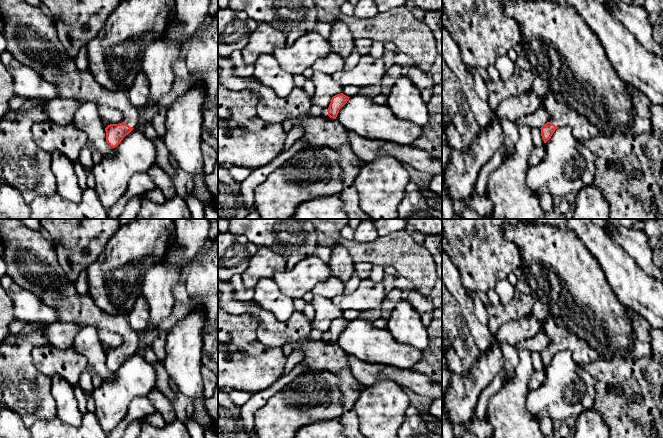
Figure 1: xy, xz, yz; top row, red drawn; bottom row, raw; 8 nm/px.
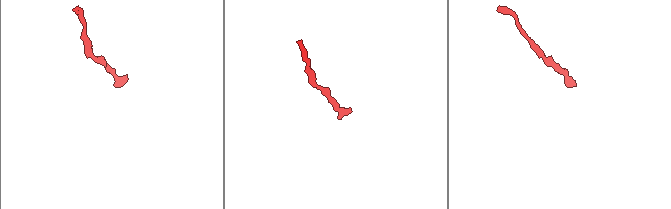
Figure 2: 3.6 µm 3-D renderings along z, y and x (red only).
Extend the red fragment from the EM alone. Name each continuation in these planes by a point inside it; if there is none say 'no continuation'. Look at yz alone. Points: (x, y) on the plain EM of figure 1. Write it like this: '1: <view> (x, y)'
no continuation

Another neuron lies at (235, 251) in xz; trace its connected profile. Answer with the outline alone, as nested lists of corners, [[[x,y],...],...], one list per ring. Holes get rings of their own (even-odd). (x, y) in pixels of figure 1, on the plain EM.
[[[218,233],[218,278],[230,281],[236,274],[242,274],[259,246],[238,233]]]

